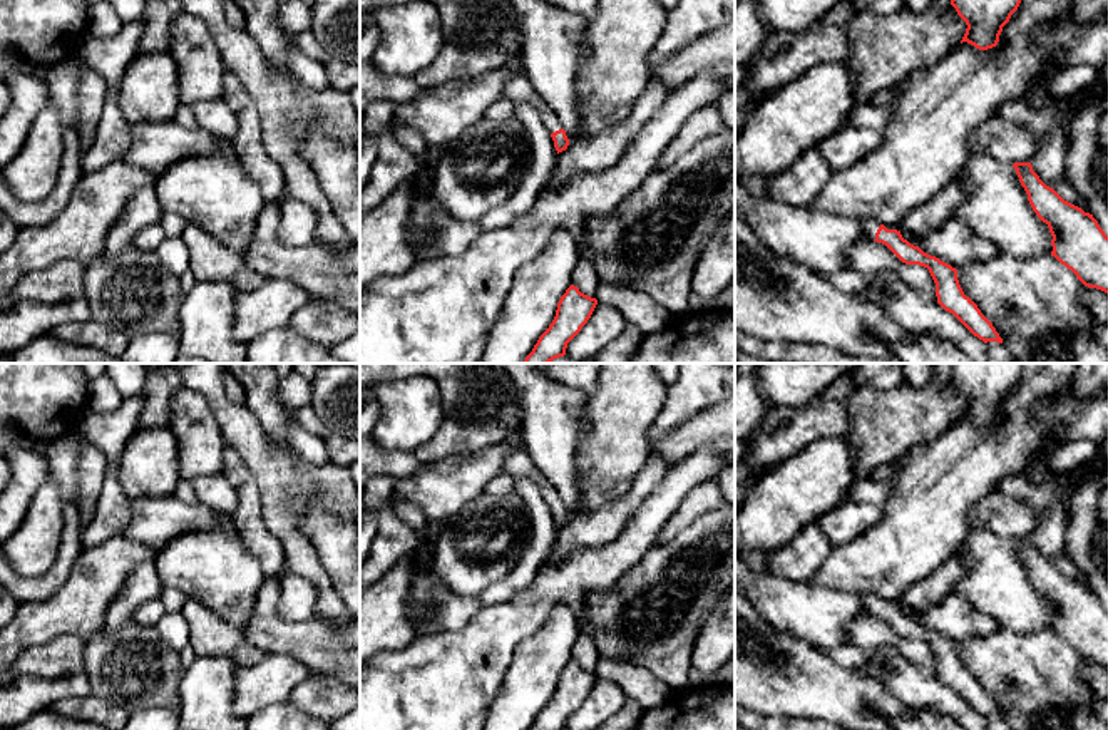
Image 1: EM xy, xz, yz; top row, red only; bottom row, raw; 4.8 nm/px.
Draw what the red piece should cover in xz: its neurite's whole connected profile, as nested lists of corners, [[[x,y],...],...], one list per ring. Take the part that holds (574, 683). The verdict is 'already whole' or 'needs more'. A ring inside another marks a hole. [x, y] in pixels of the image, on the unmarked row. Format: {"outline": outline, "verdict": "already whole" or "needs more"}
{"outline": [[[571,660],[561,671],[556,691],[549,703],[539,712],[529,730],[566,730],[567,718],[581,707],[598,680]]], "verdict": "already whole"}

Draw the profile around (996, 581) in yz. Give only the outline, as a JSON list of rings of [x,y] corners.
[[[972,526],[954,556],[966,561],[966,574],[954,586],[954,594],[964,596],[979,611],[993,616],[999,626],[1011,628],[1018,633],[1051,630],[1053,611],[1049,603],[1033,586],[1013,539]]]

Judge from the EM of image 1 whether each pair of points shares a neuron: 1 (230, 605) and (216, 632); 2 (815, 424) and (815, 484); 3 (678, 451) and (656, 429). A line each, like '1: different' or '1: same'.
1: different
2: different
3: different

